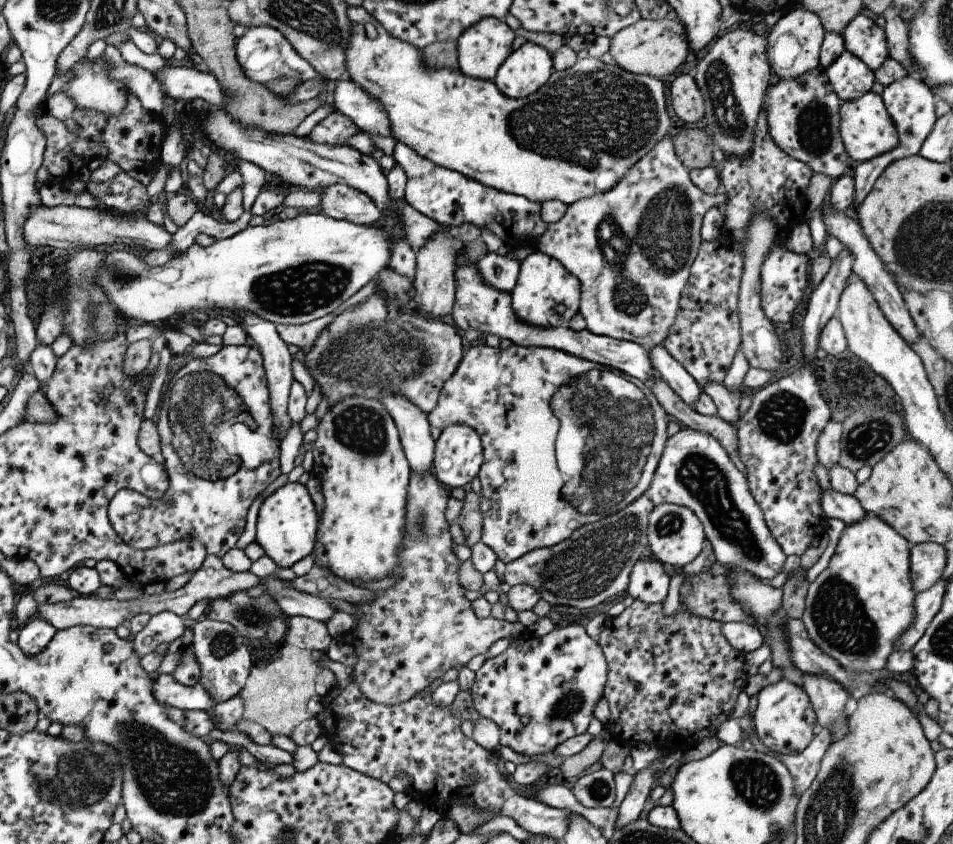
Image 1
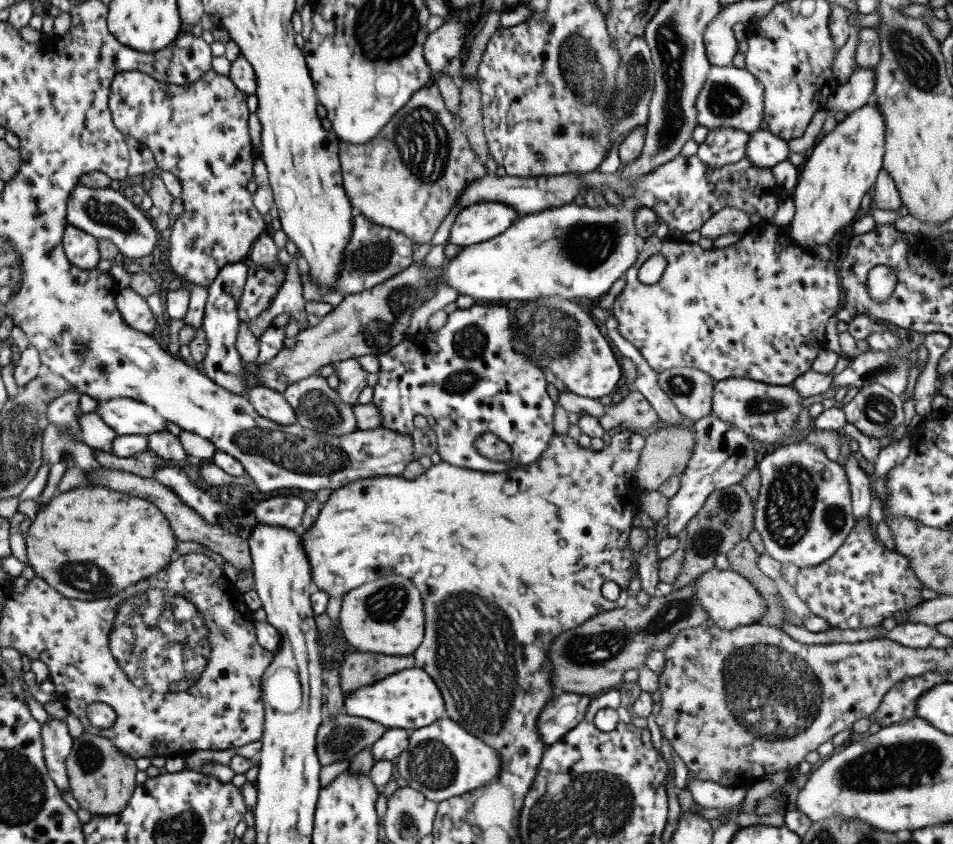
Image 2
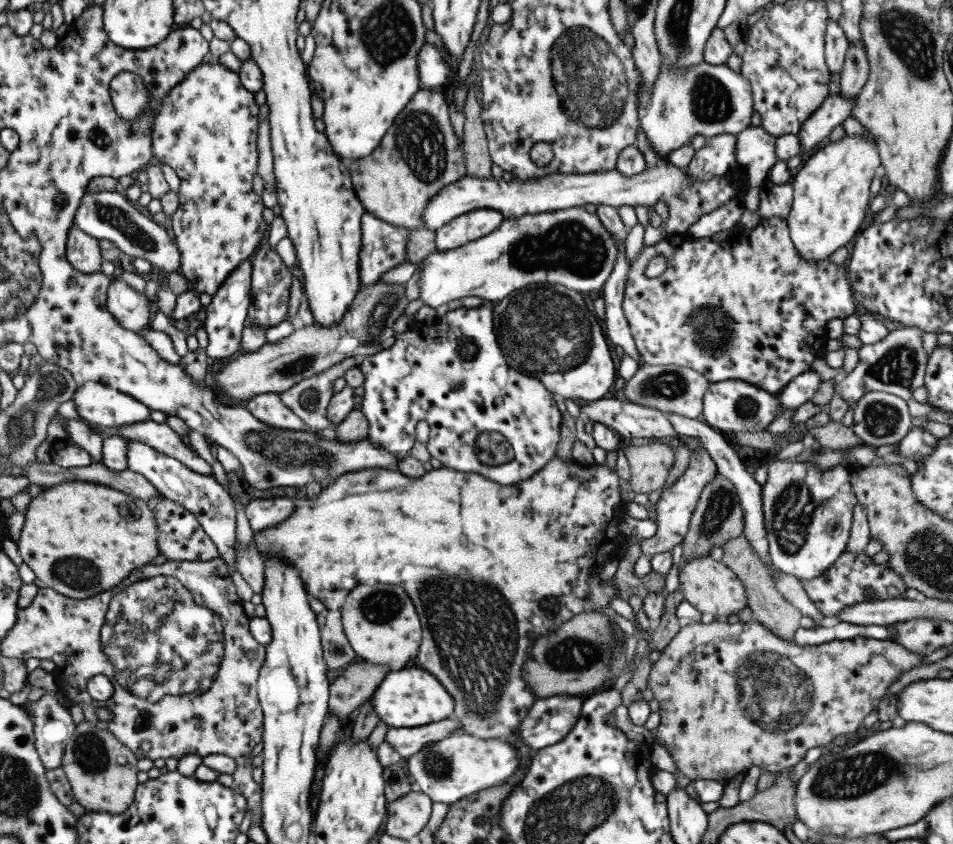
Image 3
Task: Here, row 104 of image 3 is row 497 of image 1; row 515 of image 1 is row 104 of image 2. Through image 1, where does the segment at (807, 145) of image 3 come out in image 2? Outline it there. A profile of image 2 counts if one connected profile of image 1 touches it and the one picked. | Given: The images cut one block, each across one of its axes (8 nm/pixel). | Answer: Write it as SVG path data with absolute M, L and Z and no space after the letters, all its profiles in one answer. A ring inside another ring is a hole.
M858 68L854 70L848 82L839 85L833 96L828 97L825 110L828 116L834 117L835 111L850 114L862 108L874 92L874 68Z

